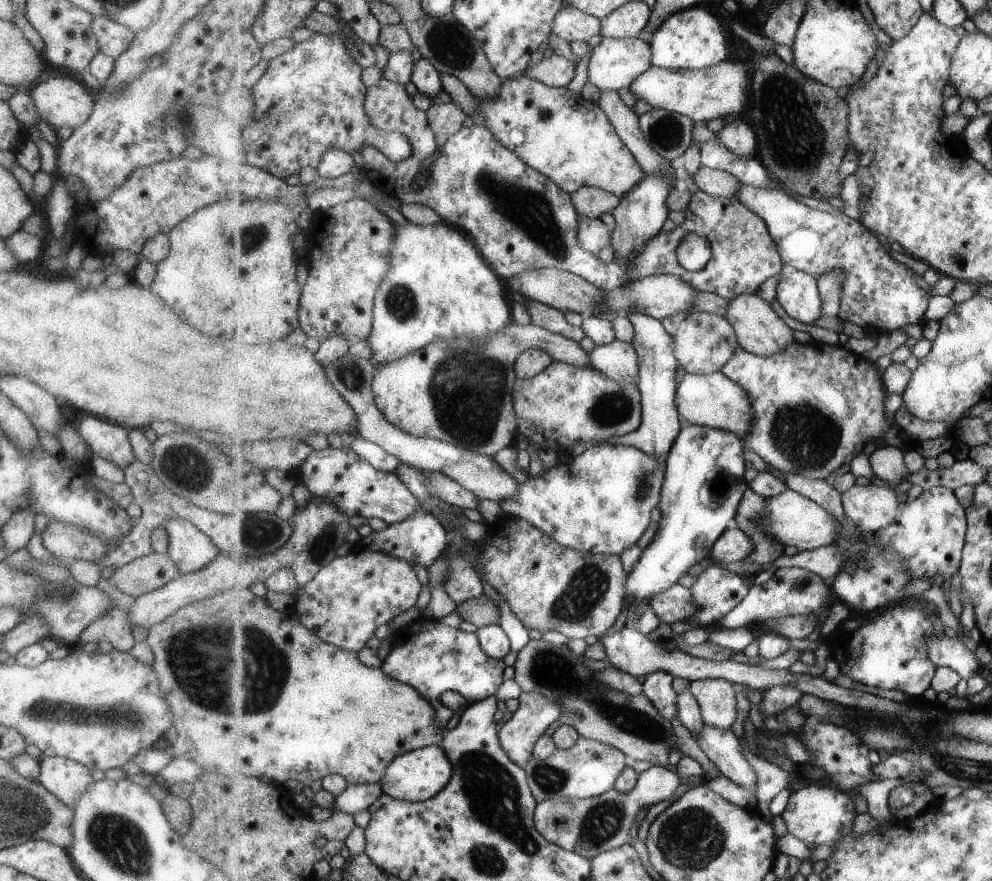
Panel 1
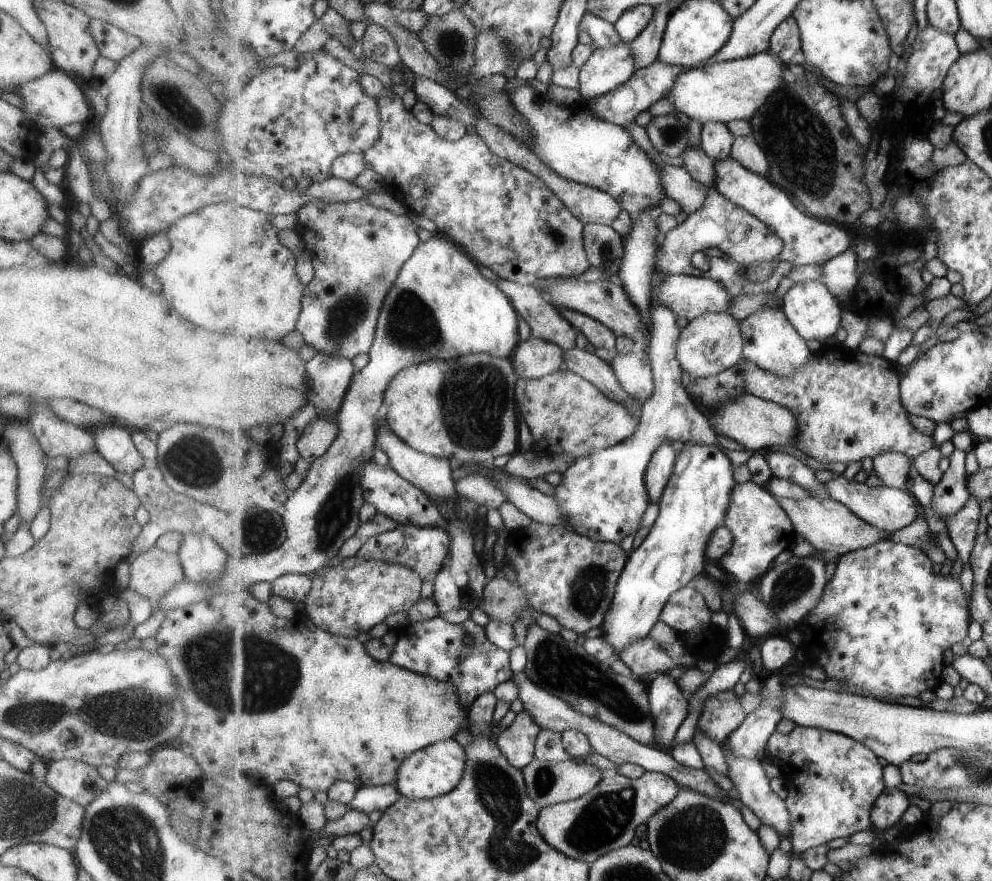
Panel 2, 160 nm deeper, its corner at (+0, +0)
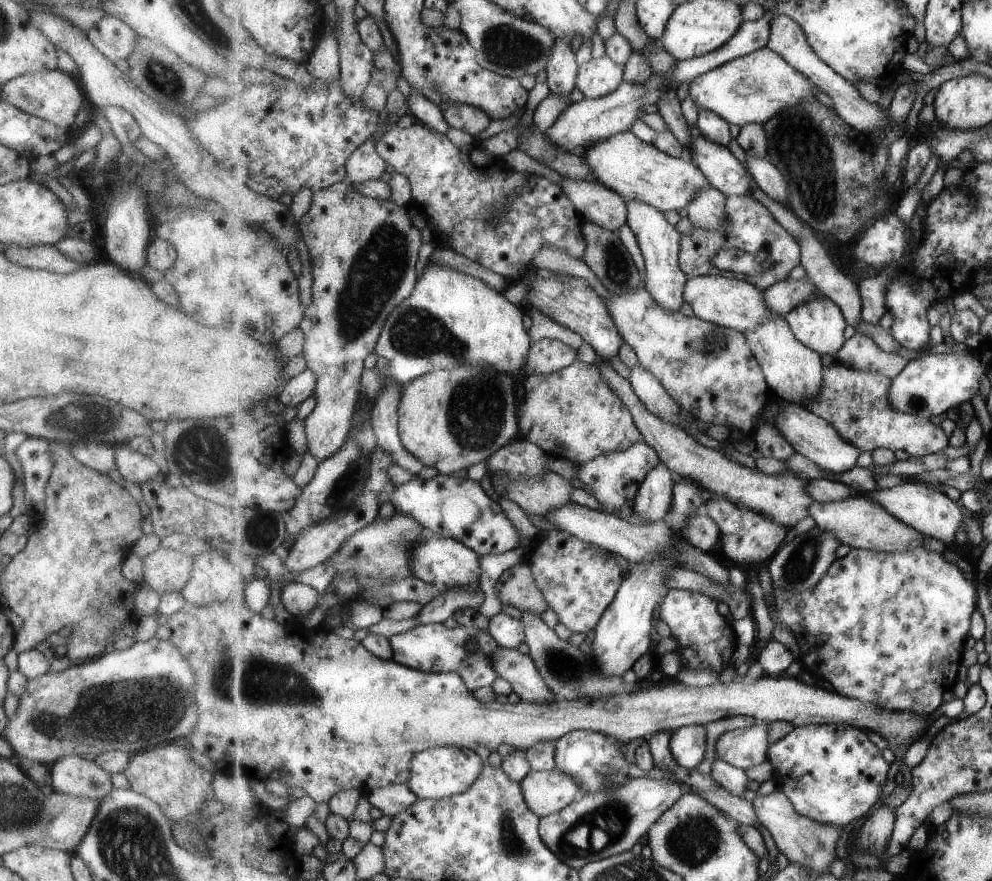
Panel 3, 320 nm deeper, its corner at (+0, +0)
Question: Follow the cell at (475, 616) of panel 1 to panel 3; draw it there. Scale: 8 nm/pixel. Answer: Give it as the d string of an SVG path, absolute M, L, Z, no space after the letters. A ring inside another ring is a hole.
M523 562L510 568L497 583L497 592L503 604L525 611L543 614L549 610L549 603L533 576L530 562Z

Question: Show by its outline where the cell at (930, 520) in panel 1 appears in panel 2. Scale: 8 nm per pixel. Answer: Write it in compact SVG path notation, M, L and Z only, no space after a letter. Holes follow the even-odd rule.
M955 449L949 456L951 459L949 470L934 486L932 508L943 521L946 516L953 516L959 512L971 500L972 494L966 485L967 455L968 452Z

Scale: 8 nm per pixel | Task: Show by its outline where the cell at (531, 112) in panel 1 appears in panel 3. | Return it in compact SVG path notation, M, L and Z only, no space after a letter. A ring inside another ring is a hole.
M630 130L591 145L581 157L591 167L591 176L596 182L618 192L626 202L649 203L664 213L685 208L702 188L711 185L708 176L696 163L683 157L668 155L653 142L643 142Z

